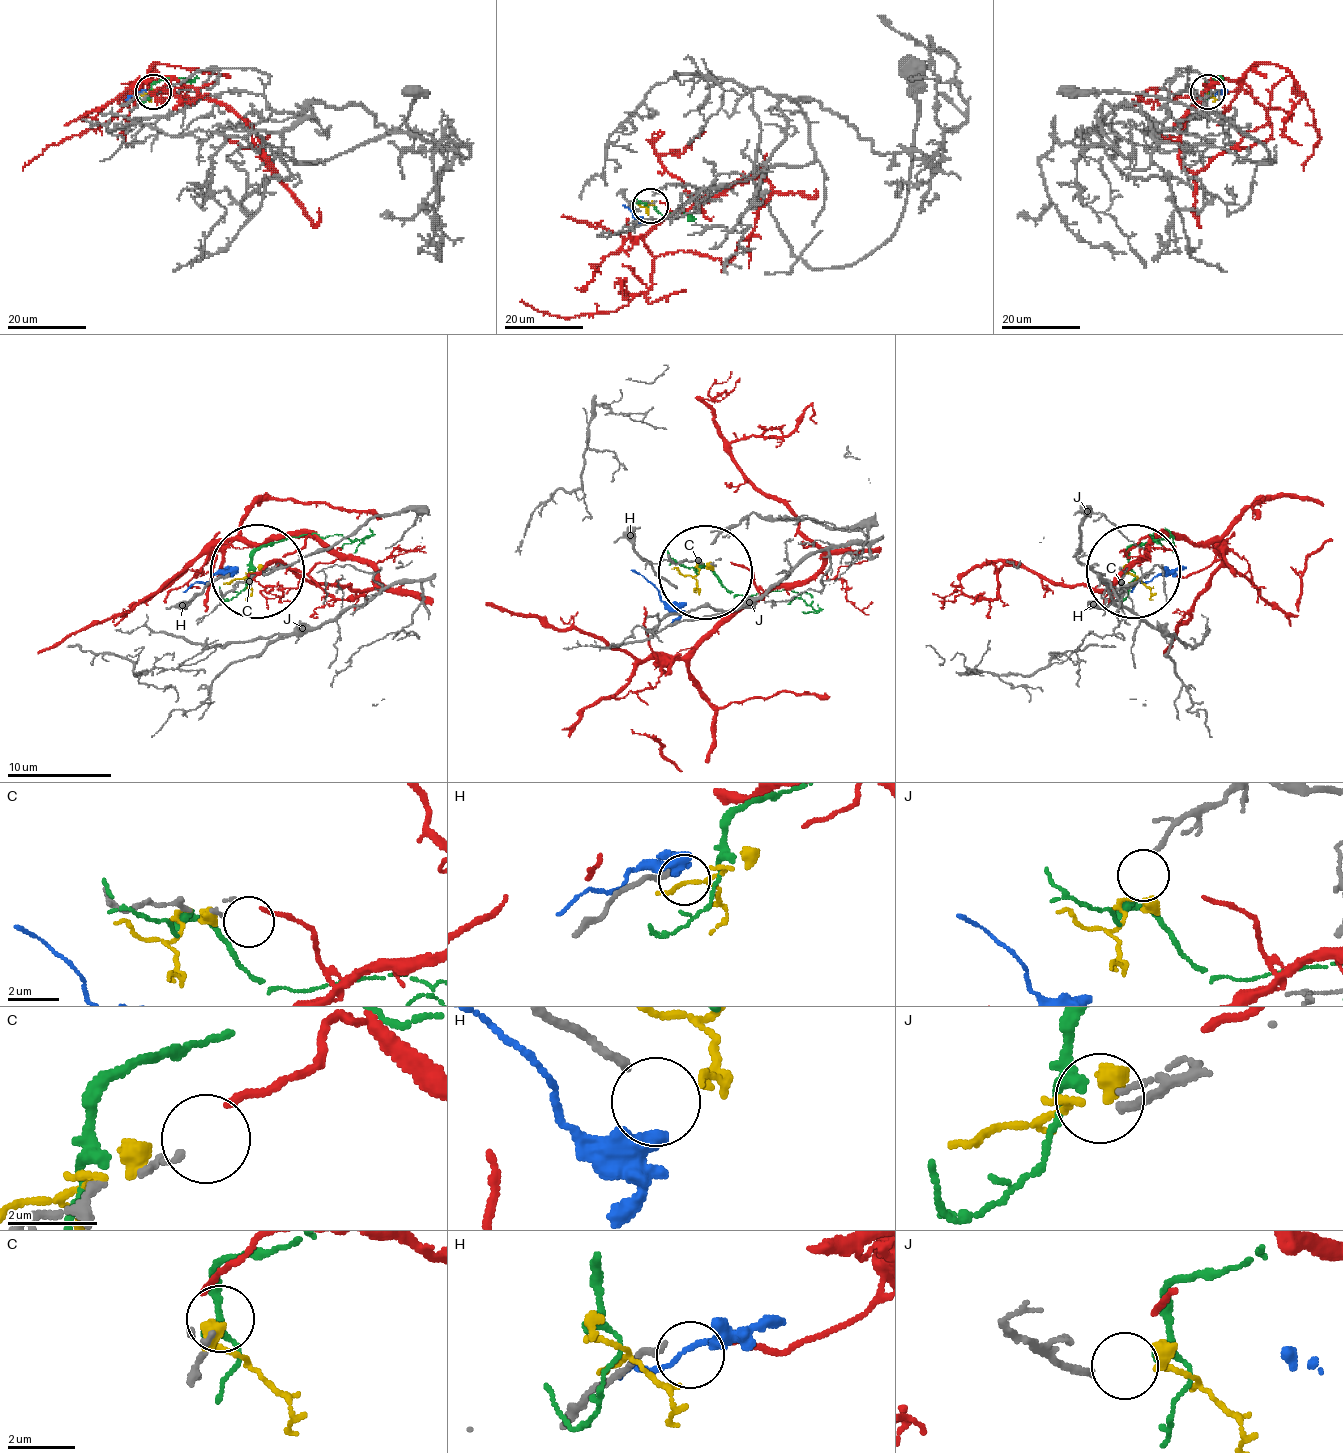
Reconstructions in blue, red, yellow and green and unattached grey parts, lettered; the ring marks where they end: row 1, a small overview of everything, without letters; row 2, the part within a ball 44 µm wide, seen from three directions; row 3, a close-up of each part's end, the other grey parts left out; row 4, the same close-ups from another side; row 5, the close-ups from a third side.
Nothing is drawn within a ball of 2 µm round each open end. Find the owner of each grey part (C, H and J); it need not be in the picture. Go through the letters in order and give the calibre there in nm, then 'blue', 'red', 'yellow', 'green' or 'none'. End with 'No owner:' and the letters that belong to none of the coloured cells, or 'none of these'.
C: 110 nm | red
H: 190 nm | blue
J: 180 nm | green
No owner: none of these

